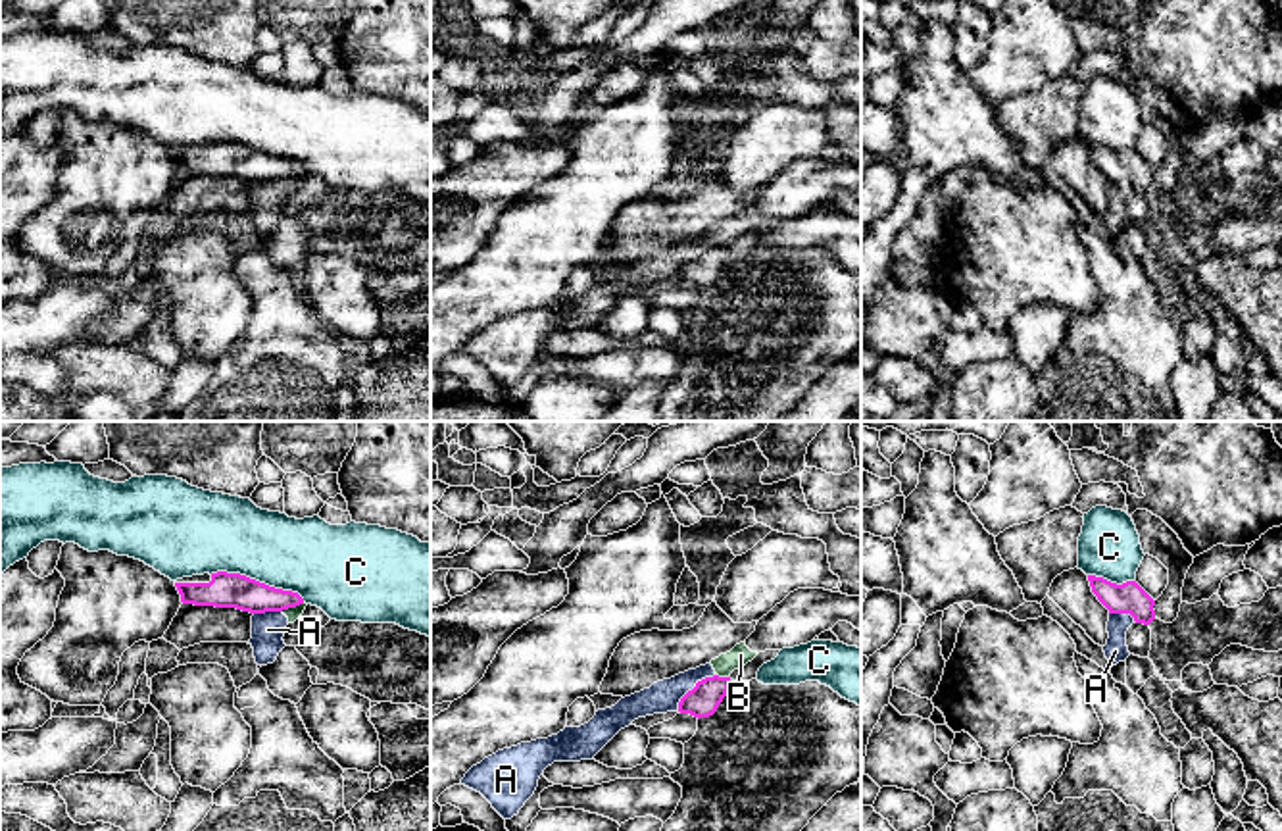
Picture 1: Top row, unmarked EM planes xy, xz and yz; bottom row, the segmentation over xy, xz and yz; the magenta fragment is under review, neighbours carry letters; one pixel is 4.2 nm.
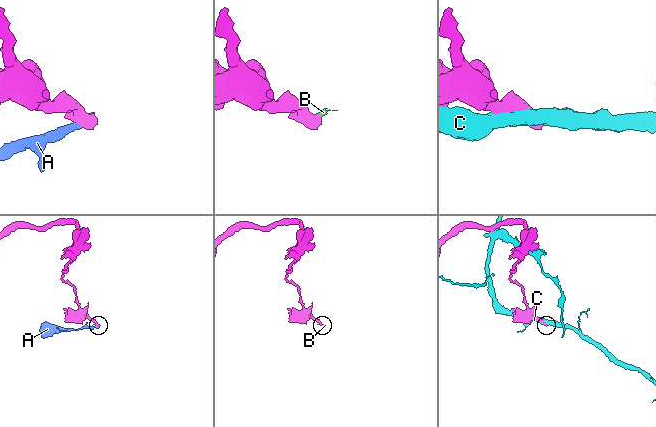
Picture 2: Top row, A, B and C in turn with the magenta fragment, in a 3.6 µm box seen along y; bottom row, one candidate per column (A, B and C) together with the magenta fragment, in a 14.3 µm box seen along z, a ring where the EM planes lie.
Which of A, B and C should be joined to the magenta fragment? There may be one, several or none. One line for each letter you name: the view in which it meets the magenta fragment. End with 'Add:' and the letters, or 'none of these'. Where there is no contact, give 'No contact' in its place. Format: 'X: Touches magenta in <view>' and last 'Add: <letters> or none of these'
Add: none of these

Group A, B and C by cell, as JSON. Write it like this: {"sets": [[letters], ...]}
{"sets": [["A", "B"], ["C"]]}

